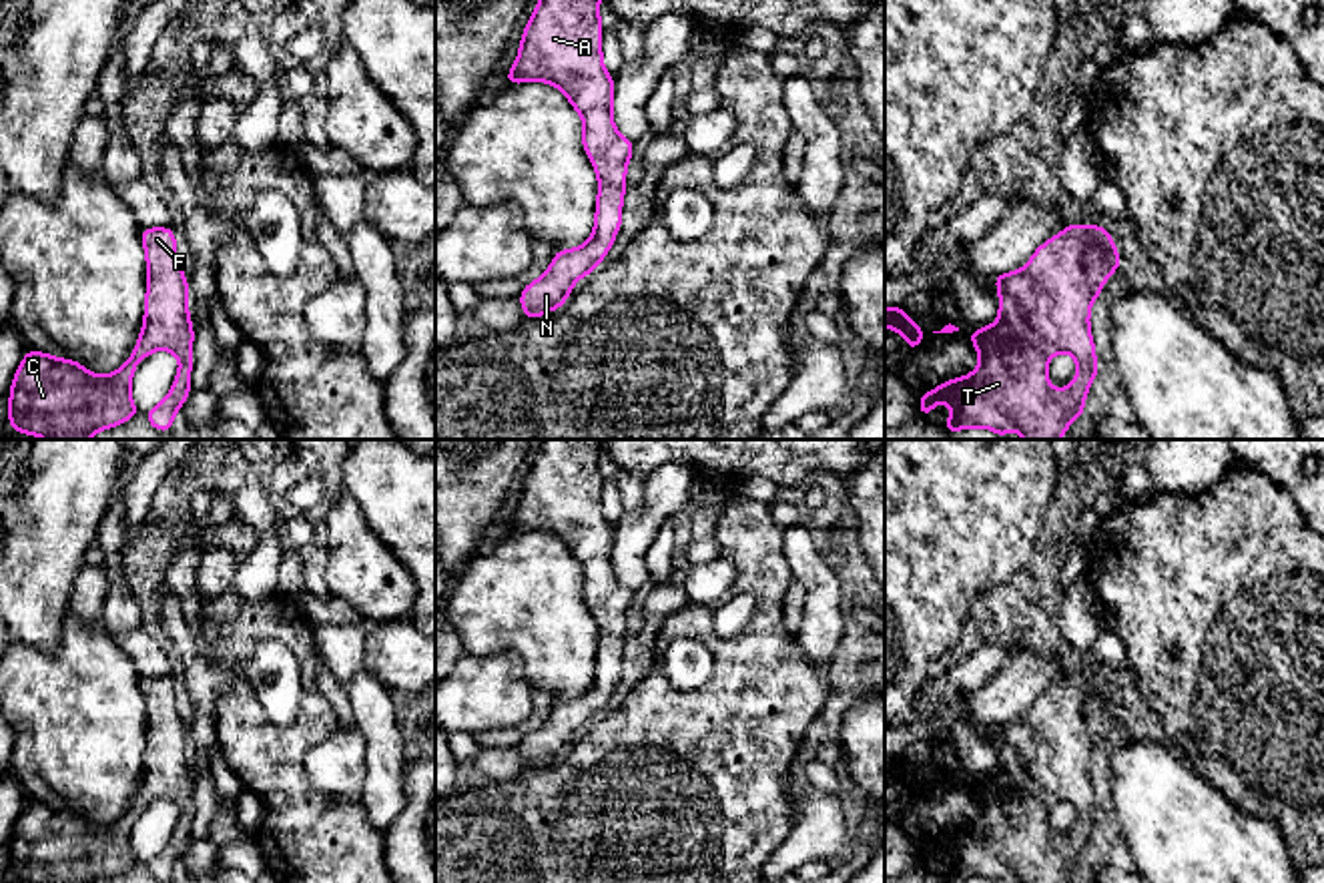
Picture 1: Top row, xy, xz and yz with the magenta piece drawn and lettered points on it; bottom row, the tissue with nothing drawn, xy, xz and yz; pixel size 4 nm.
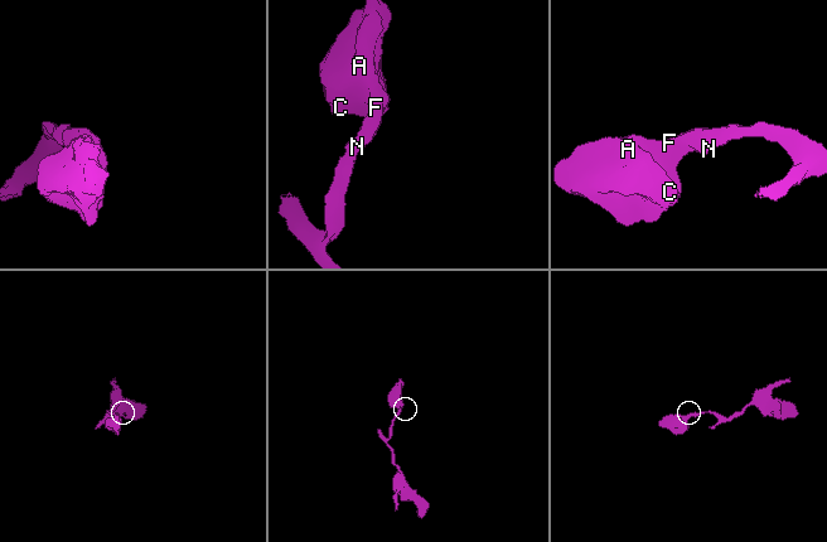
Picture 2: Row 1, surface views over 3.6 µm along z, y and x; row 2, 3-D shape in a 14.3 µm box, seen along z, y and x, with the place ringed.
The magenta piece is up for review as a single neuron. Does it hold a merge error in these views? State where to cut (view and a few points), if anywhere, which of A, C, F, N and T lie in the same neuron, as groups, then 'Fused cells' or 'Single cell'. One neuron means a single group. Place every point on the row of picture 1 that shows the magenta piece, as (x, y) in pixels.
No split. Groups: A C F N T. Single cell

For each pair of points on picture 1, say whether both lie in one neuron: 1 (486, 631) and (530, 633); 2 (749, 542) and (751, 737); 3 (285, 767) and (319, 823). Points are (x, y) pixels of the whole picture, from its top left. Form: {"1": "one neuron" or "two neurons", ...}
{"1": "one neuron", "2": "one neuron", "3": "one neuron"}

